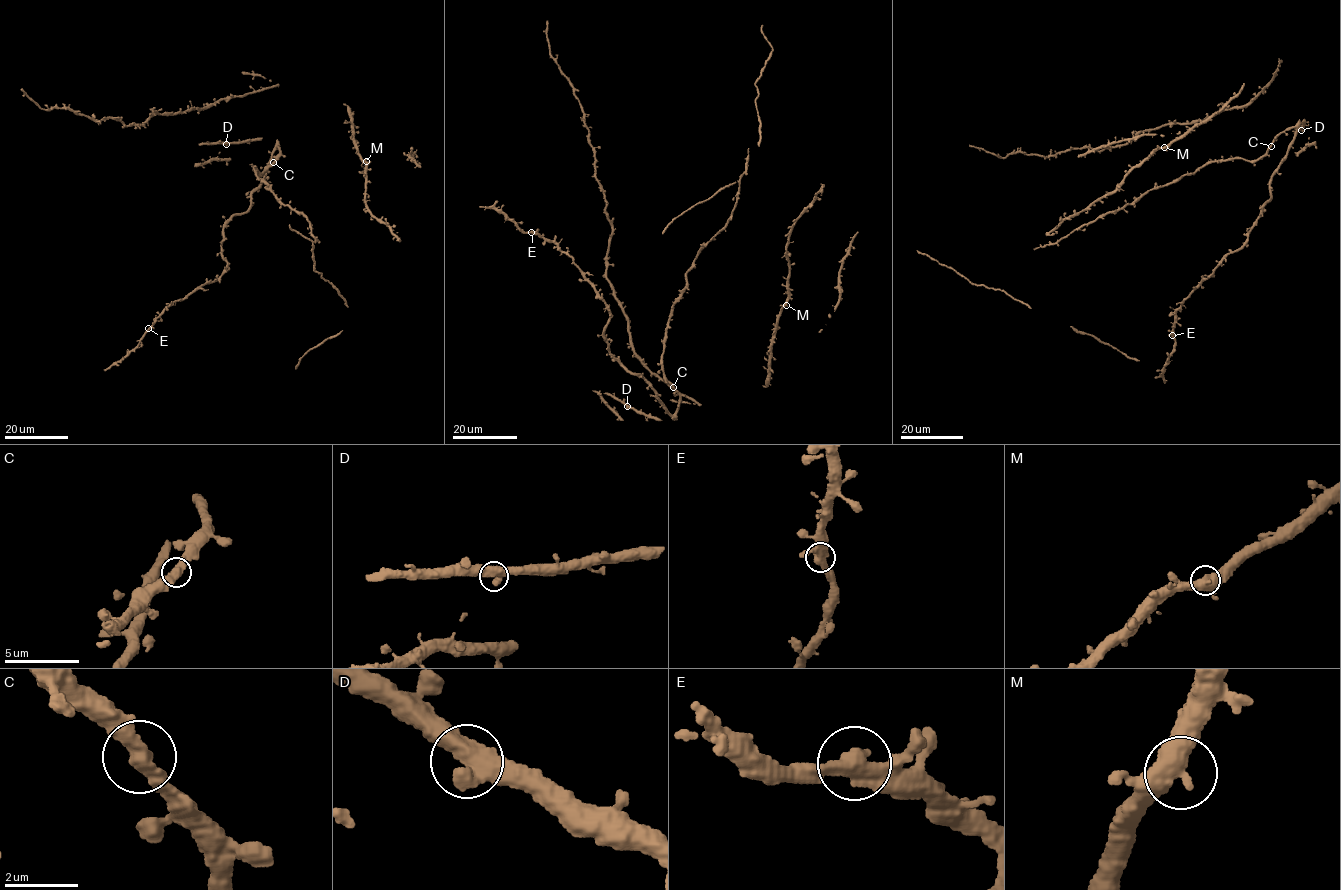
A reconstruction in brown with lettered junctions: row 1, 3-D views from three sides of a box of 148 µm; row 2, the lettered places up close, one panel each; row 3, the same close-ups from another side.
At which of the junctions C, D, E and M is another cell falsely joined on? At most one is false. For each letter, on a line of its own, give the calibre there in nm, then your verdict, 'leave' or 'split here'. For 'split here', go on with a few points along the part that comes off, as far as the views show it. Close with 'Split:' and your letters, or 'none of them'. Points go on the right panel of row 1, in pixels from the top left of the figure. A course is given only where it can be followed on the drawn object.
C: 460 nm | leave
D: 500 nm | leave
E: 440 nm | leave
M: 460 nm | leave
Split: none of them

